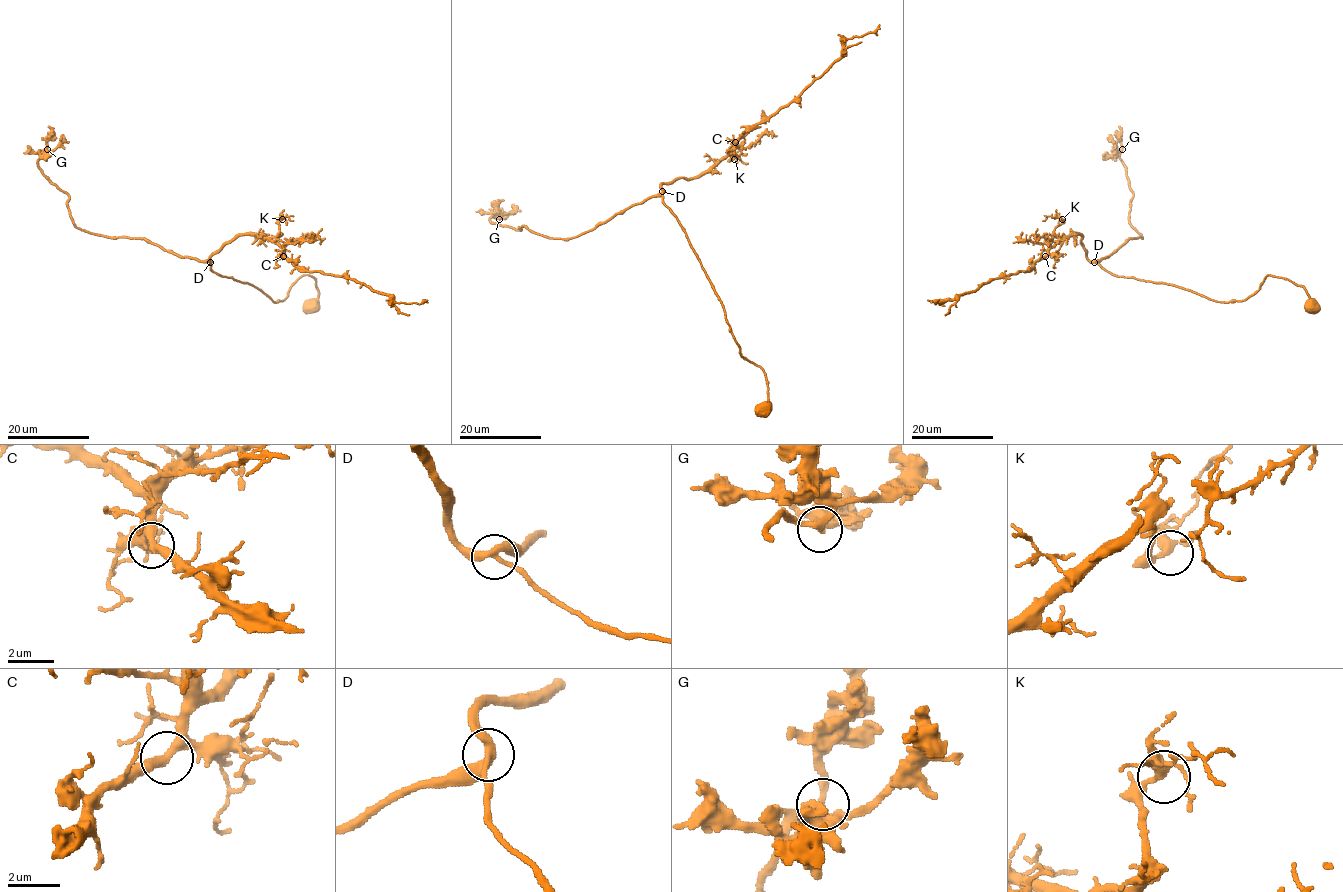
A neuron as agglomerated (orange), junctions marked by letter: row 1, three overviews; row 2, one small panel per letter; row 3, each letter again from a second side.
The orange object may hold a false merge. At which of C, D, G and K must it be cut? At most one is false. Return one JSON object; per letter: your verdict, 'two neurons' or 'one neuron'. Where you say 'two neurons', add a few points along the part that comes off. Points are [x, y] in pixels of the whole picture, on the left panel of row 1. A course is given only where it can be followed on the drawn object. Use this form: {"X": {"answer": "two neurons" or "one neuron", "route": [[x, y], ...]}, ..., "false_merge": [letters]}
{"C": {"answer": "one neuron"}, "D": {"answer": "one neuron"}, "G": {"answer": "one neuron"}, "K": {"answer": "one neuron"}, "false_merge": []}

